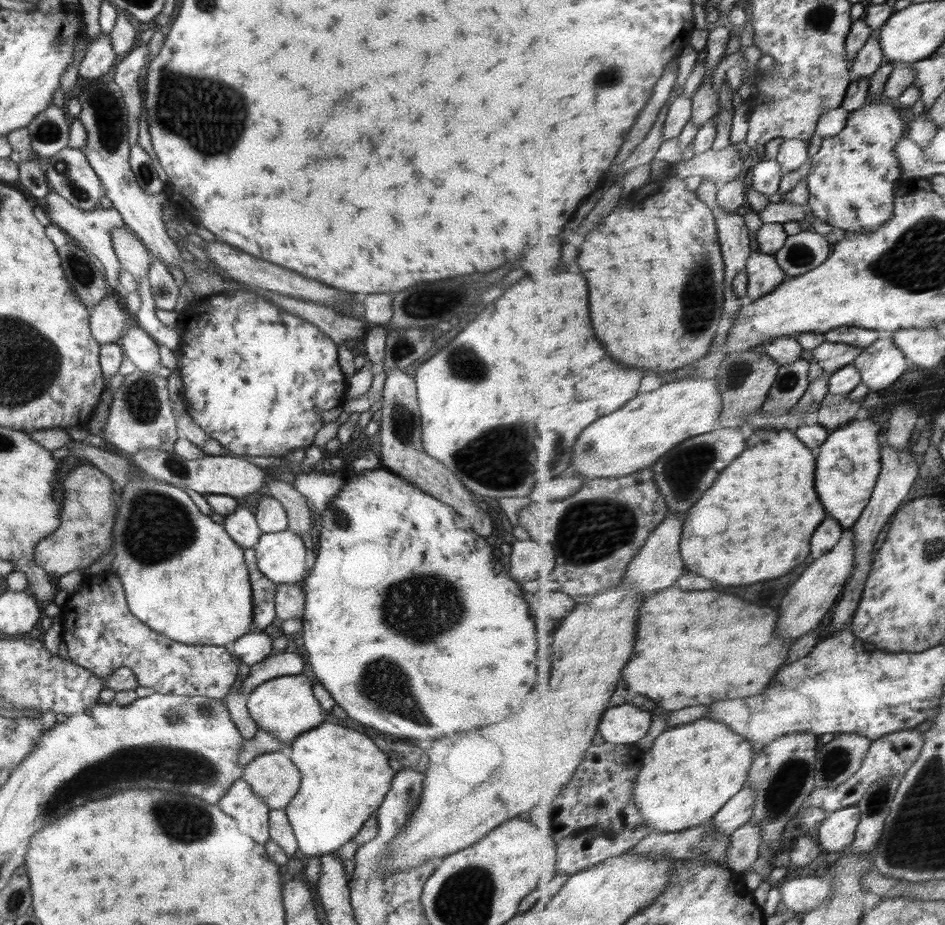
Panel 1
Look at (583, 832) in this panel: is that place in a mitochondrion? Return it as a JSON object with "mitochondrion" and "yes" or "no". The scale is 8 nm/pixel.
{"mitochondrion":"no"}

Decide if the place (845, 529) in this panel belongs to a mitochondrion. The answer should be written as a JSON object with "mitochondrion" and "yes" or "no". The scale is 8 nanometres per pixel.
{"mitochondrion":"no"}

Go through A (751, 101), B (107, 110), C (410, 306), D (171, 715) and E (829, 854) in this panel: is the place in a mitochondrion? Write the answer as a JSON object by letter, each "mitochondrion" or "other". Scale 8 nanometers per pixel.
{"A":"other","B":"mitochondrion","C":"mitochondrion","D":"mitochondrion","E":"other"}

